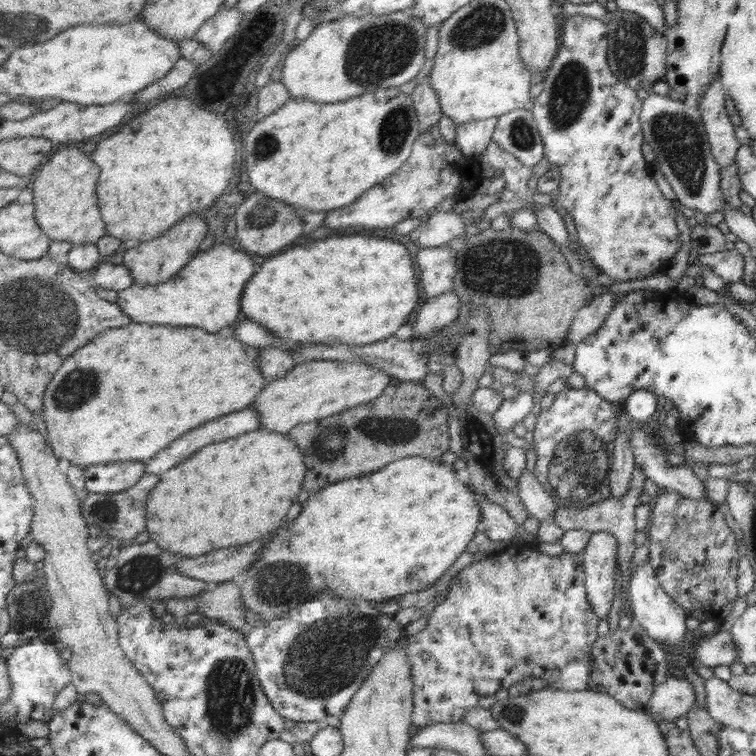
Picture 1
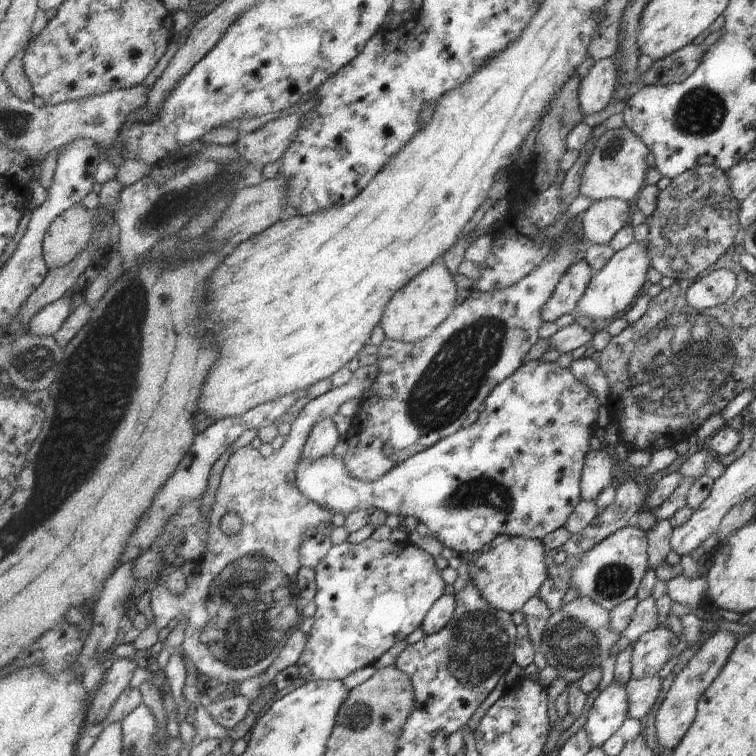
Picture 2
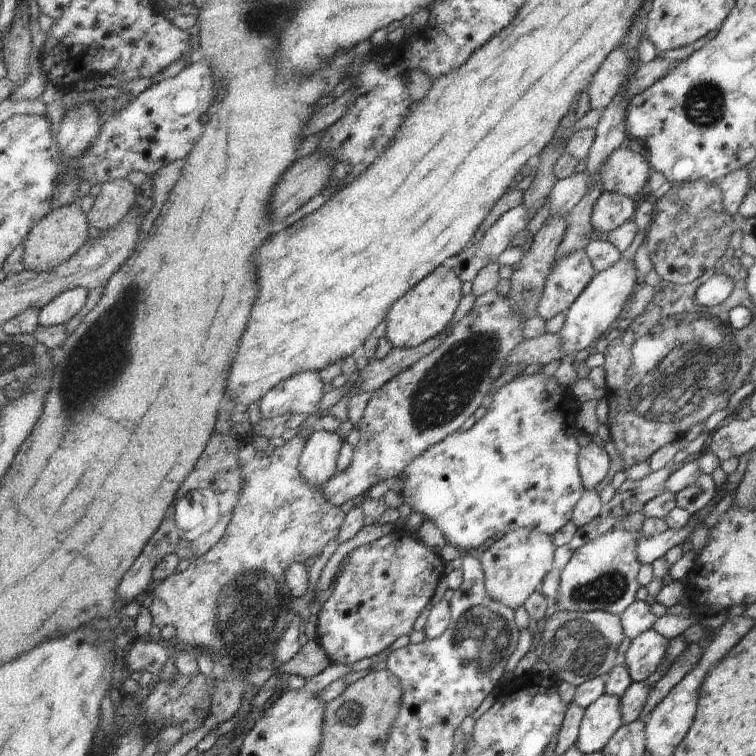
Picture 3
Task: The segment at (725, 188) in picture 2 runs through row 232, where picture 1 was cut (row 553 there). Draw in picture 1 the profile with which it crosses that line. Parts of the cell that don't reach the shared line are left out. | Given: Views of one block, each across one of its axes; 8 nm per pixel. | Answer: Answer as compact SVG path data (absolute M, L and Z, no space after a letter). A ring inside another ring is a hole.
M660 489L655 498L653 509L649 513L649 522L645 533L645 553L643 561L651 565L659 586L685 611L689 618L700 622L713 620L721 625L725 616L731 612L737 600L736 576L738 573L738 555L735 537L725 524L723 515L710 501L698 501L682 497L676 492Z

